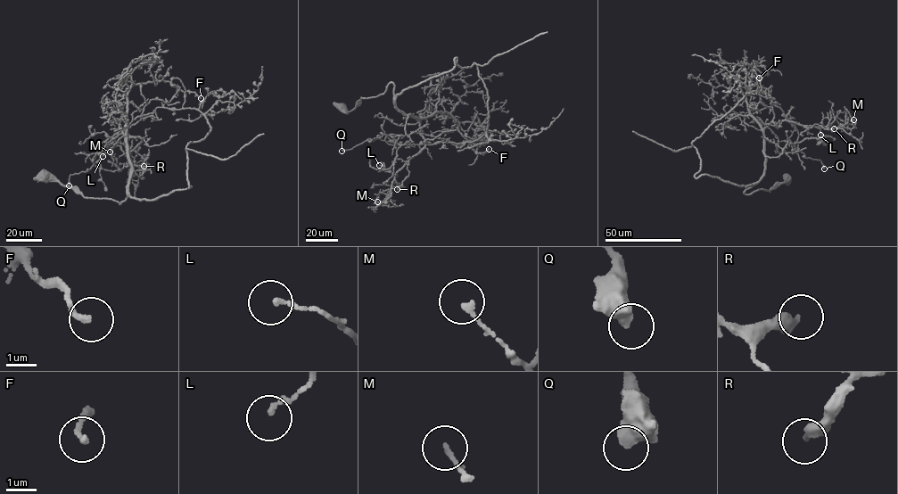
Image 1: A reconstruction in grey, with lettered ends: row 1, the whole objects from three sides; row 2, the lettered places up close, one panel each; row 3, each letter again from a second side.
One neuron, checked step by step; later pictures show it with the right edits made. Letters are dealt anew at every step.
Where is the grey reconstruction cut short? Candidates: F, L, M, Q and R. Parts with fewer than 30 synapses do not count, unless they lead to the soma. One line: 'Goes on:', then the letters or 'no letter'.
Goes on: no letter

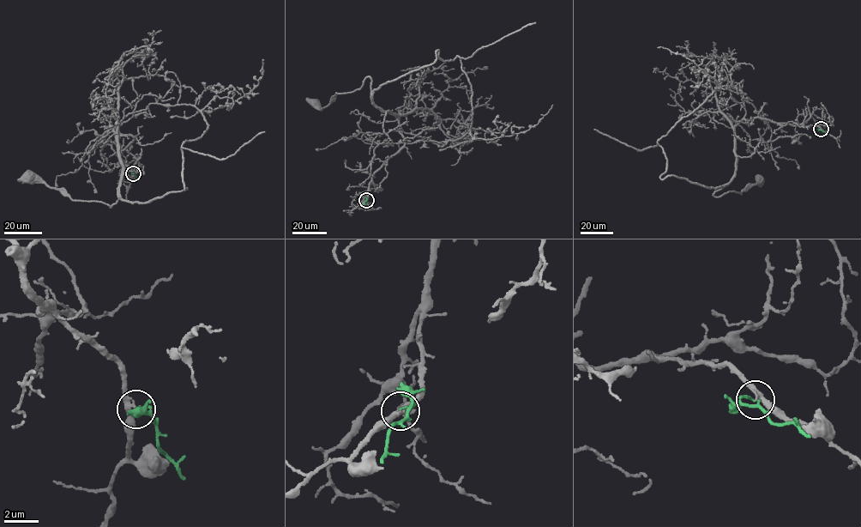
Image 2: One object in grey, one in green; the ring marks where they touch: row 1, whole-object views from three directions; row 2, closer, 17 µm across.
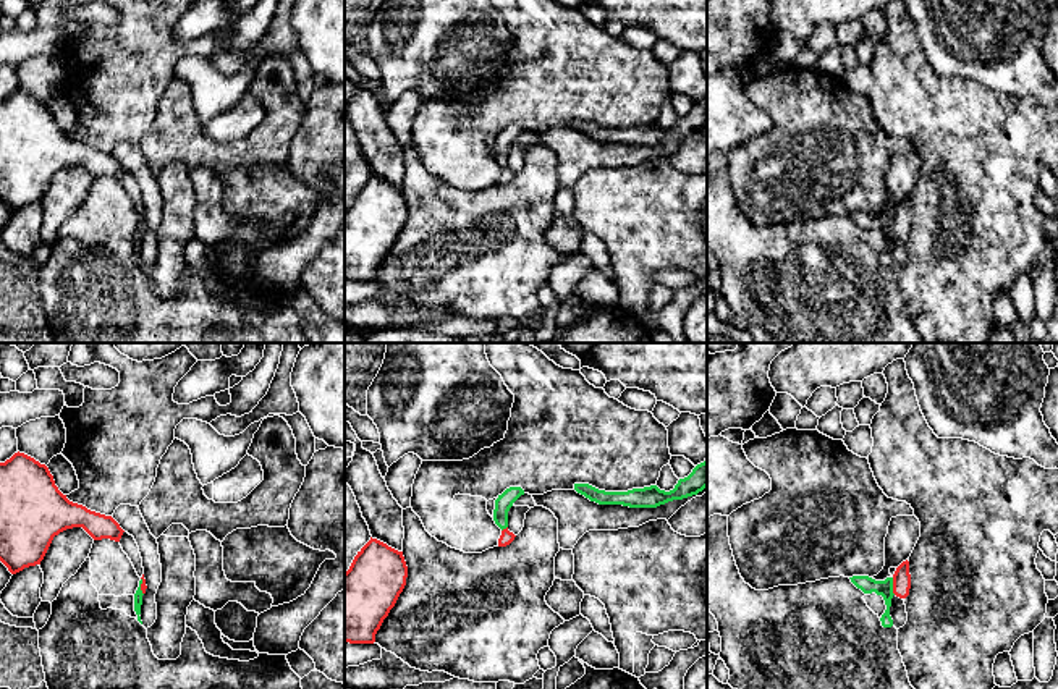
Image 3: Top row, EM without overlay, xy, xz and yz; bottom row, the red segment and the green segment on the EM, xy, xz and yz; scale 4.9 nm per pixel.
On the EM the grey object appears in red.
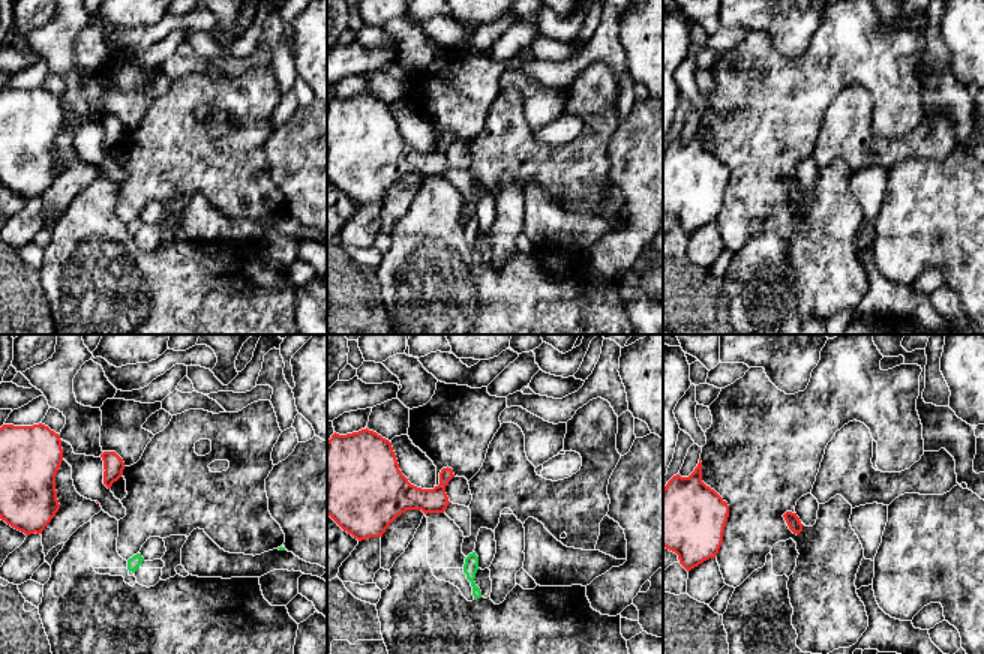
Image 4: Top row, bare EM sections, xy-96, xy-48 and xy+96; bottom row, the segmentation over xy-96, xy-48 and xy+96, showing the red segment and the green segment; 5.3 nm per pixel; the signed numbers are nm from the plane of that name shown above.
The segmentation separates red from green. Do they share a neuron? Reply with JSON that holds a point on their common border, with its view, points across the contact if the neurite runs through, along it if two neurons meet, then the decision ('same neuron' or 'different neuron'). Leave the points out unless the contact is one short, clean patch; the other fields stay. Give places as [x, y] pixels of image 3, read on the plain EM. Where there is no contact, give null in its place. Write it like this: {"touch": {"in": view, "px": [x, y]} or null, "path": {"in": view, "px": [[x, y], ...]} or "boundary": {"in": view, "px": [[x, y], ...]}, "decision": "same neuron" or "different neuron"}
{"touch": {"in": "yz", "px": [893, 224]}, "boundary": {"in": "yz", "px": [[892, 215], [892, 228], [895, 232]]}, "decision": "different neuron"}

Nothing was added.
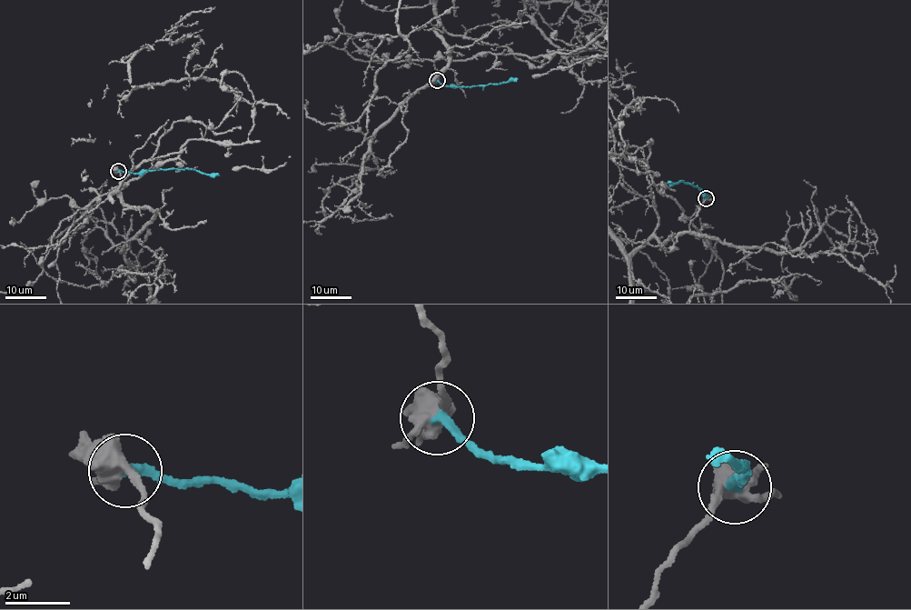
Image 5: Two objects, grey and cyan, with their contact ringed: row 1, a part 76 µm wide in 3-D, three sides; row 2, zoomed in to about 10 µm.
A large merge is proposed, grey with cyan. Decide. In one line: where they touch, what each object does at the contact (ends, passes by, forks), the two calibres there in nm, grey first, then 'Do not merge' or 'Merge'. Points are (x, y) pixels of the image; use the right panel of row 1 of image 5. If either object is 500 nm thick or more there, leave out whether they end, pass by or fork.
Place: (706, 198). At the ring grey forks. At the ring cyan ends. Thickness 460 nm (grey) against 280 nm. Do not merge

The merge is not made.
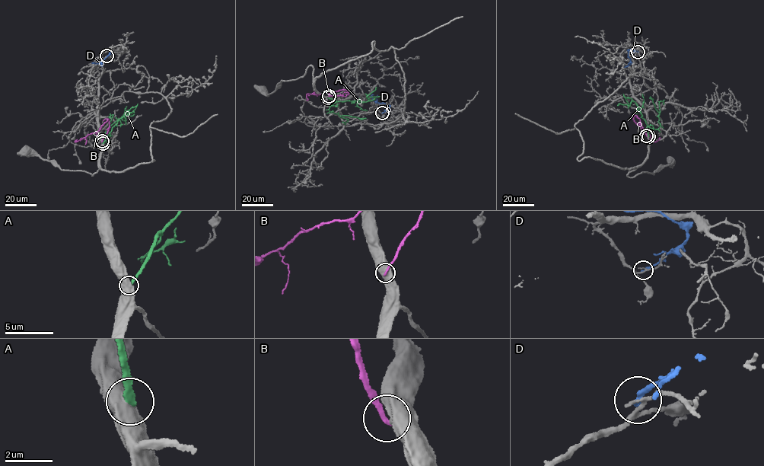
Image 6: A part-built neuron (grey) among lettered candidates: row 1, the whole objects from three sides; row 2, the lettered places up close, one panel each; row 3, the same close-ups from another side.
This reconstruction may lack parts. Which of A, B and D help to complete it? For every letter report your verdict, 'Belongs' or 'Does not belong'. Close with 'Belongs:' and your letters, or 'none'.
A: Does not belong
B: Belongs
D: Does not belong
Belongs: B

